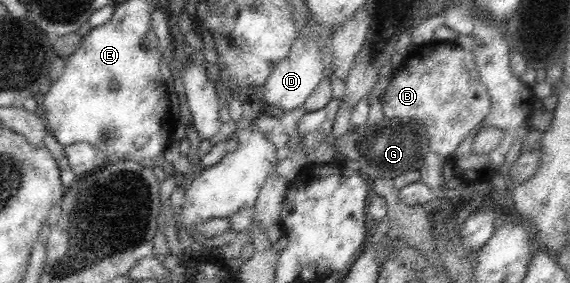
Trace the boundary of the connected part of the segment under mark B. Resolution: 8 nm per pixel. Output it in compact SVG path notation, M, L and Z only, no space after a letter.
M456 42L427 43L417 45L410 50L405 59L395 68L391 81L384 93L379 96L379 100L385 117L413 118L421 121L426 128L430 151L440 154L445 159L450 158L461 141L477 129L491 110L491 99L487 87L480 81L473 51L463 49Z

